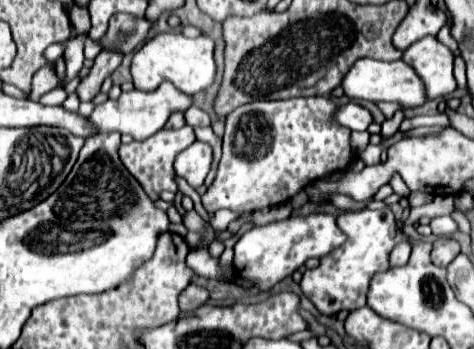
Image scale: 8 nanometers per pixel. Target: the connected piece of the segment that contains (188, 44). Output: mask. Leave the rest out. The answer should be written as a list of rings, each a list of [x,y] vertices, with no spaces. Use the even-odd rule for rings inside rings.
[[[179,30],[159,34],[143,44],[141,50],[135,52],[131,62],[131,74],[135,88],[153,90],[161,82],[173,82],[185,94],[197,94],[211,86],[215,78],[215,60],[213,60],[213,40],[205,34],[199,38],[187,38]]]

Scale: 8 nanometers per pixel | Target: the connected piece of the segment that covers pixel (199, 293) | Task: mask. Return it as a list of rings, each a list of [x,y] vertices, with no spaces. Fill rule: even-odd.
[[[189,284],[181,296],[179,296],[179,308],[181,310],[197,310],[199,306],[205,304],[205,300],[209,298],[209,292],[201,286],[195,286],[195,284]]]

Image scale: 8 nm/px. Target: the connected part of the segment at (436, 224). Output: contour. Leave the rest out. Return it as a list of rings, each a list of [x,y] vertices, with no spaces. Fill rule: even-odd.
[[[439,216],[431,220],[431,228],[435,236],[451,236],[457,230],[457,222],[451,216]]]

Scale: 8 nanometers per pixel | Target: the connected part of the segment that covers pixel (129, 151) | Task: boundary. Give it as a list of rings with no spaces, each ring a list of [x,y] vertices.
[[[183,126],[181,130],[163,130],[157,132],[157,136],[145,140],[145,142],[131,142],[131,144],[121,144],[119,148],[119,156],[125,164],[125,168],[139,180],[139,184],[143,186],[143,190],[147,192],[147,196],[151,200],[157,200],[159,194],[163,190],[169,192],[177,192],[177,184],[175,184],[175,172],[173,172],[173,160],[175,156],[185,150],[187,146],[191,146],[195,142],[195,132],[191,126]]]

